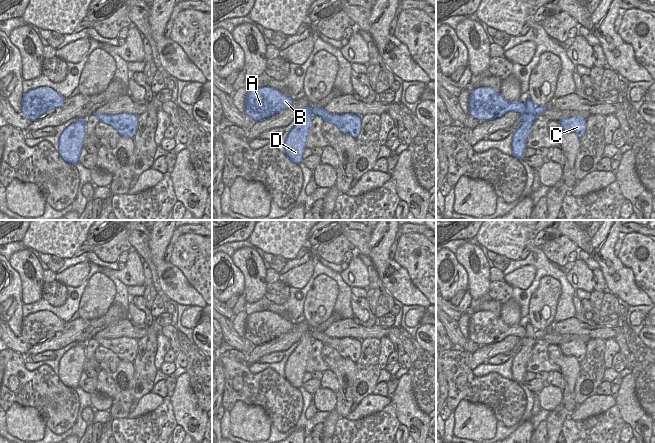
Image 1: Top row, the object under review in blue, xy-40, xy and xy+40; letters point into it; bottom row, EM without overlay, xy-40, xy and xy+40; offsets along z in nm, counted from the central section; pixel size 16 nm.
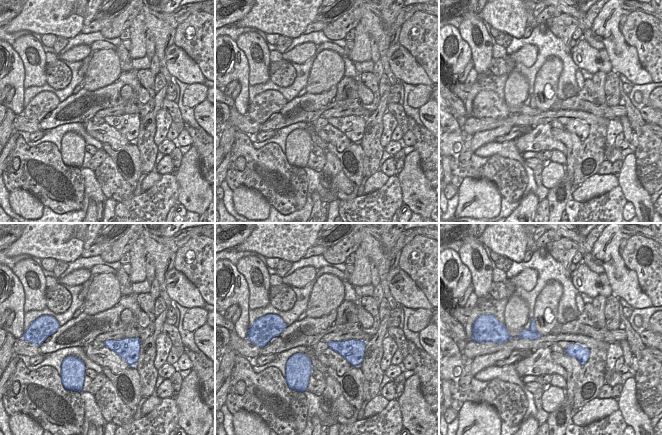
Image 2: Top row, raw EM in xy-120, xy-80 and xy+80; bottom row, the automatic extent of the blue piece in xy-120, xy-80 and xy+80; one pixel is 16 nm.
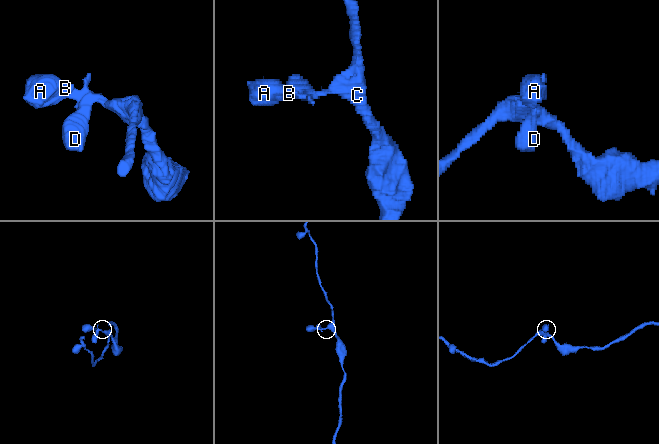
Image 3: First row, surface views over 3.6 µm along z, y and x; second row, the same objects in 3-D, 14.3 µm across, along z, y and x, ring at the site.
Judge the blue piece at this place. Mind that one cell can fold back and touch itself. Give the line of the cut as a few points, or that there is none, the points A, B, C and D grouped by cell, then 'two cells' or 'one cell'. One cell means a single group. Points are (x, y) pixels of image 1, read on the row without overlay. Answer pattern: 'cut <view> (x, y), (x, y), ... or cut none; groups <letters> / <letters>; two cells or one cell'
cut xy+40 (525, 326), (526, 334), (521, 338); groups A B C / D; two cells

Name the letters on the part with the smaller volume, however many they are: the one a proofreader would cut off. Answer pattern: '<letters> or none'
D

